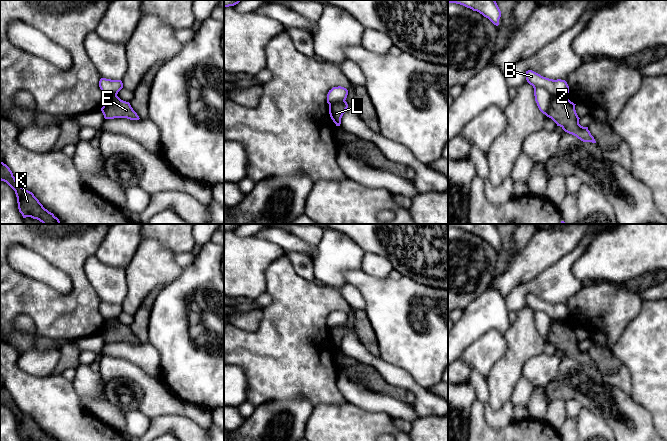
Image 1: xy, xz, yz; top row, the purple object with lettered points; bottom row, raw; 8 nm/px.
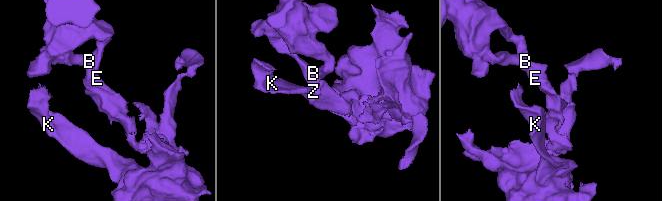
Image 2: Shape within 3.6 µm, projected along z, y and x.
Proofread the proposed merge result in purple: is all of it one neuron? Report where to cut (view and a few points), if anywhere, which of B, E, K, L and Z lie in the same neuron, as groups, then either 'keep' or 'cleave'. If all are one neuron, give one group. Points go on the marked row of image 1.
cut yz (564, 95), (554, 95), (545, 114); groups B / E K L Z; cleave

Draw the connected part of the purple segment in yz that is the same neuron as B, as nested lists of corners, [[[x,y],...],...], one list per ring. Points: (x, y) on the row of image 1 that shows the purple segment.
[[[532,70],[526,71],[525,75],[527,82],[534,88],[537,106],[545,115],[553,96],[566,96],[569,93],[569,86],[565,80],[549,79]]]

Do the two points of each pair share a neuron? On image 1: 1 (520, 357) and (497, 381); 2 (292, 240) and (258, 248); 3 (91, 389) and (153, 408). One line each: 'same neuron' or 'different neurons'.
1: same neuron
2: different neurons
3: different neurons

